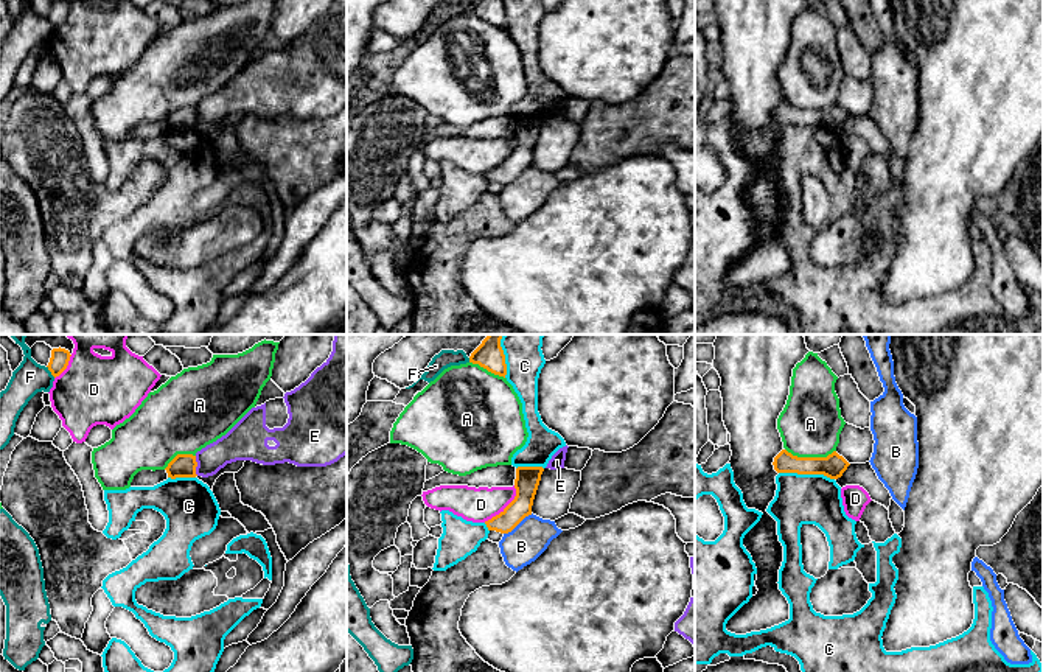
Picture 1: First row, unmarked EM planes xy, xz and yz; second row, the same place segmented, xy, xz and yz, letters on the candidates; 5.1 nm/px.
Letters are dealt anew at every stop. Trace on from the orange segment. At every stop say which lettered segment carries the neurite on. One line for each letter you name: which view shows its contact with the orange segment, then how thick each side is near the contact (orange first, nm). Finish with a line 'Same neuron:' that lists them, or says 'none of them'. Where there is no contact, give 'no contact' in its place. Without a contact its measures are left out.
Same neuron: none of them

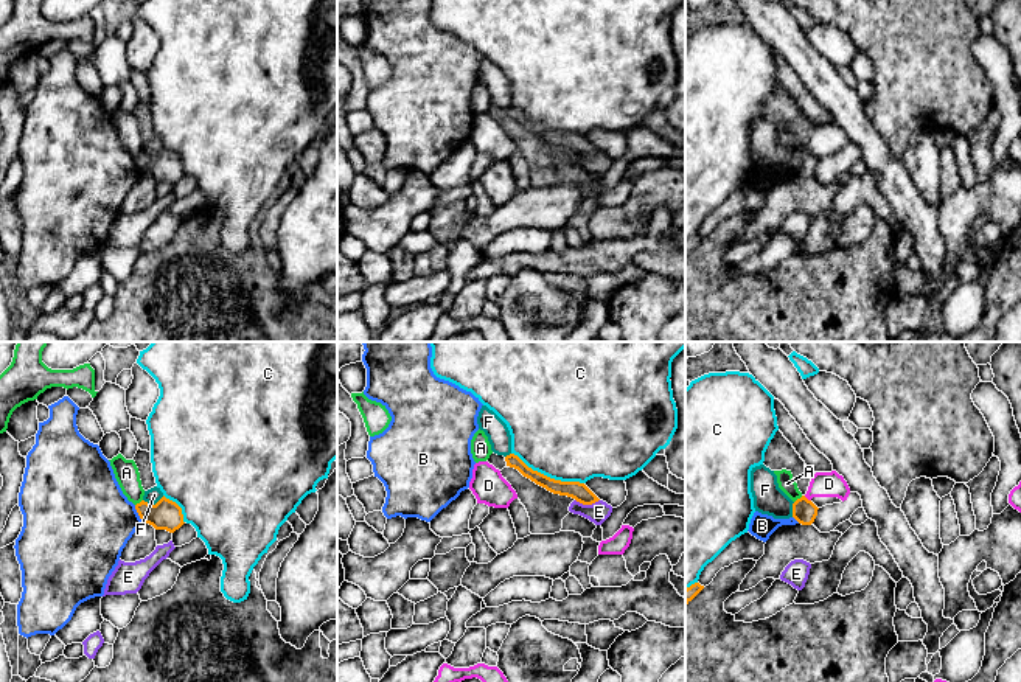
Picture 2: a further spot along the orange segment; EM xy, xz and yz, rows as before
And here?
Same neuron: none of them

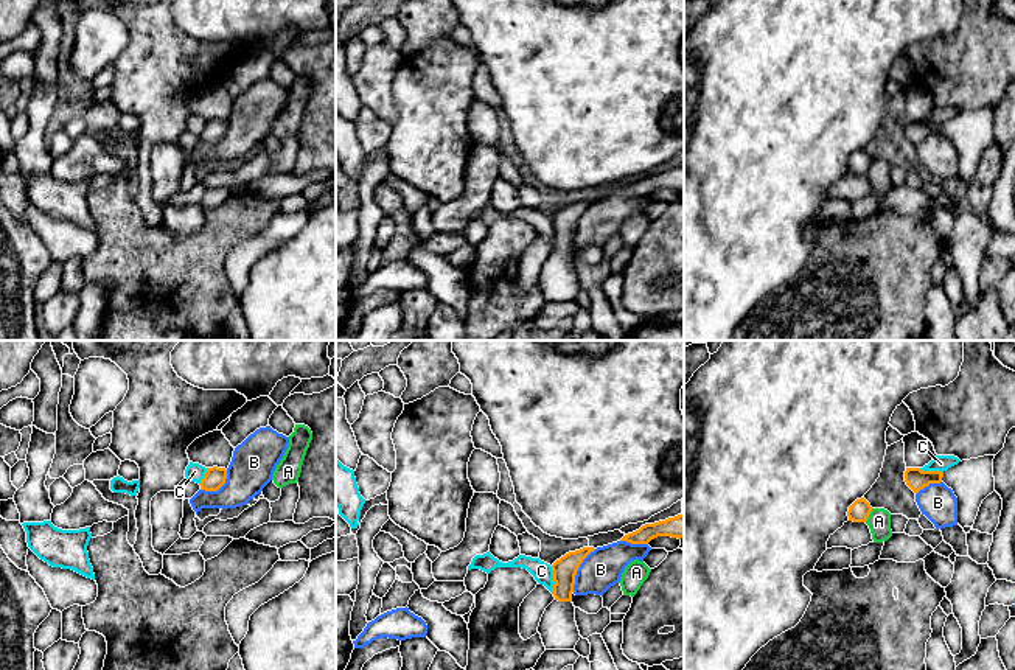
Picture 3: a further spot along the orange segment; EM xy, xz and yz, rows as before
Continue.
Same neuron: none of them

